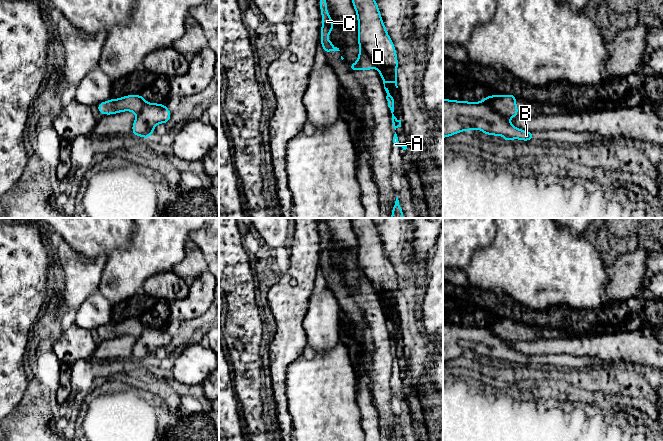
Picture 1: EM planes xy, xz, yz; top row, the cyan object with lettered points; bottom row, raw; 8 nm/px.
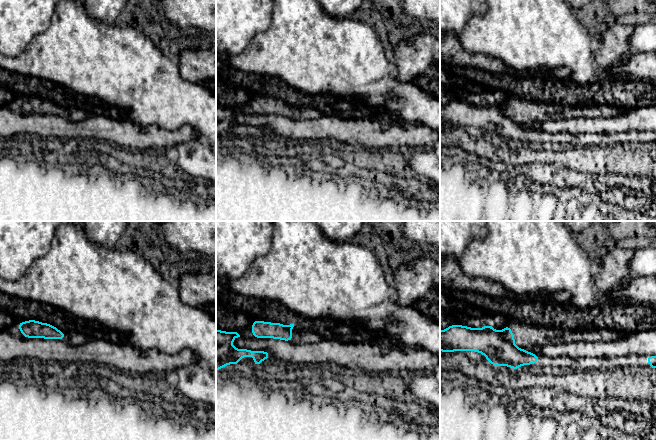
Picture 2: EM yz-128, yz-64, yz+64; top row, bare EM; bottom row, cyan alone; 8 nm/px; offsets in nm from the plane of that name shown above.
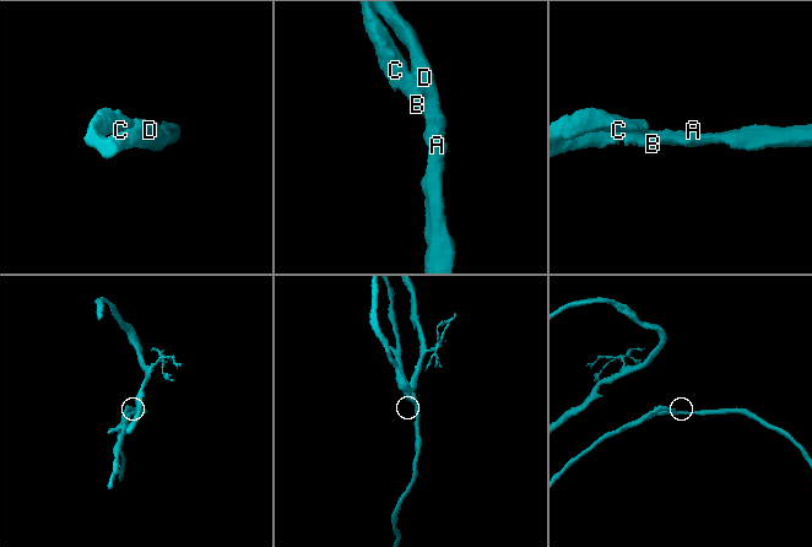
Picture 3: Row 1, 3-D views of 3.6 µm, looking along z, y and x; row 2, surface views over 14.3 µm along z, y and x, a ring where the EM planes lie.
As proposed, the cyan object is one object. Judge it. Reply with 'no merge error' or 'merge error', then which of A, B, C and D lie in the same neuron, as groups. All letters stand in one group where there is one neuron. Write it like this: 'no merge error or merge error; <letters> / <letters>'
merge error; A B D / C

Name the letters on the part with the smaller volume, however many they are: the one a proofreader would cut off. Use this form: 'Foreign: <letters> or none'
Foreign: C

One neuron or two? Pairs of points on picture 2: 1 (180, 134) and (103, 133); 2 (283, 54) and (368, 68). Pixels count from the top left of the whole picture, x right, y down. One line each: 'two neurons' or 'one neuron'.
1: one neuron
2: one neuron

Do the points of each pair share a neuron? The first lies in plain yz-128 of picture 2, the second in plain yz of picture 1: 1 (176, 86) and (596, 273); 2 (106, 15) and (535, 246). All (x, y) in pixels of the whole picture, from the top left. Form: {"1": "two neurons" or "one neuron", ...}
{"1": "one neuron", "2": "two neurons"}

